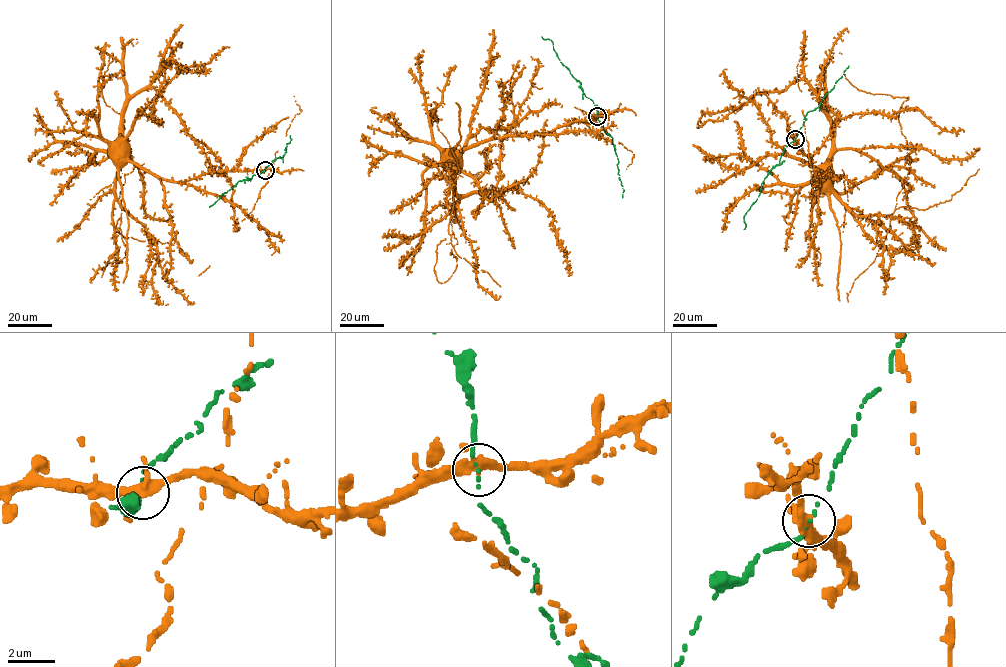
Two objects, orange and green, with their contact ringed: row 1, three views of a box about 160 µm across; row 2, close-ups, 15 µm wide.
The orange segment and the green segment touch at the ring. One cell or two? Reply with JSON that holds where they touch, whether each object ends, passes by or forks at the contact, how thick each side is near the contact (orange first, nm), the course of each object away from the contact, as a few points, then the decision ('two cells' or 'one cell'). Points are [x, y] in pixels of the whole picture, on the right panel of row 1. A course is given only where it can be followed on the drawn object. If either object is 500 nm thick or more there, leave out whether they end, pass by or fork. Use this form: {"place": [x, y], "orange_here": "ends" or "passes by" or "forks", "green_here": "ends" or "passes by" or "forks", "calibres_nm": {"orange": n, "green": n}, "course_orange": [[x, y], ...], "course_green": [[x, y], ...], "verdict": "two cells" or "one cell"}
{"place": [795, 139], "orange_here": "forks", "green_here": "ends", "calibres_nm": {"orange": 380, "green": 150}, "course_orange": [[795, 139], [810, 159], [818, 189], [821, 186], [825, 194], [827, 192]], "course_green": [[795, 139], [764, 179], [758, 197], [744, 216], [744, 229]], "verdict": "two cells"}

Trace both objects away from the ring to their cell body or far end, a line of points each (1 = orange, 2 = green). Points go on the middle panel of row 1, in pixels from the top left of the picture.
1: (597, 116), (568, 123), (546, 132), (492, 138), (452, 151), (448, 156)
2: (597, 116), (593, 100), (585, 96), (579, 82), (560, 62), (552, 41), (541, 36)

